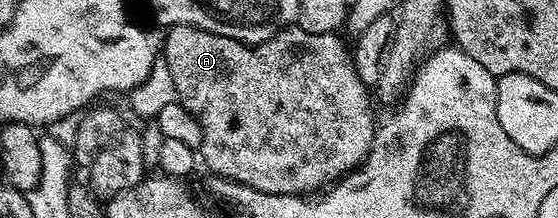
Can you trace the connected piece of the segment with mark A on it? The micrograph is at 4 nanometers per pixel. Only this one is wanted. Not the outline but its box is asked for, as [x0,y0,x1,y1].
[162,24,374,195]

